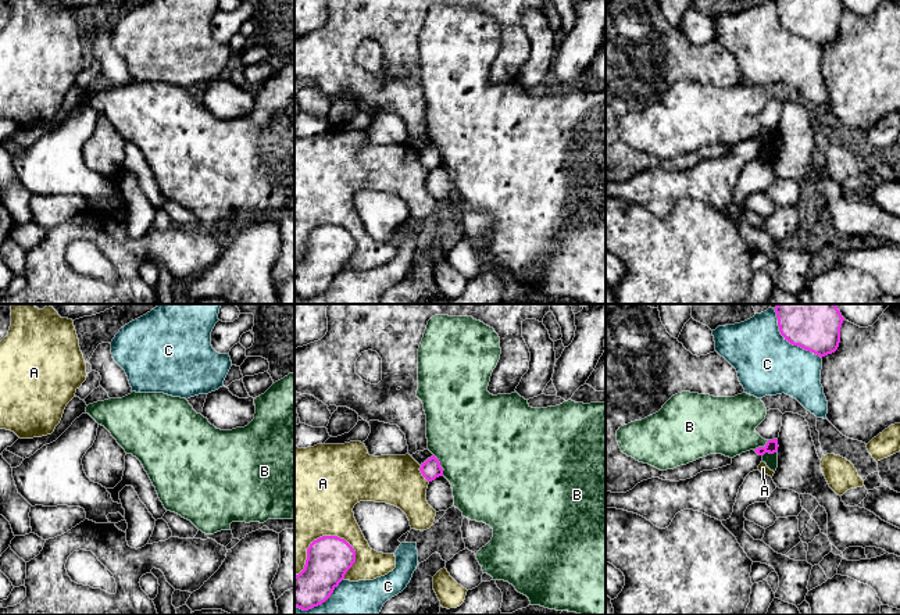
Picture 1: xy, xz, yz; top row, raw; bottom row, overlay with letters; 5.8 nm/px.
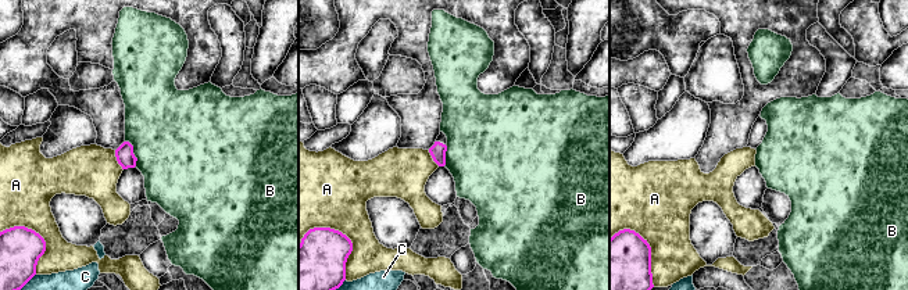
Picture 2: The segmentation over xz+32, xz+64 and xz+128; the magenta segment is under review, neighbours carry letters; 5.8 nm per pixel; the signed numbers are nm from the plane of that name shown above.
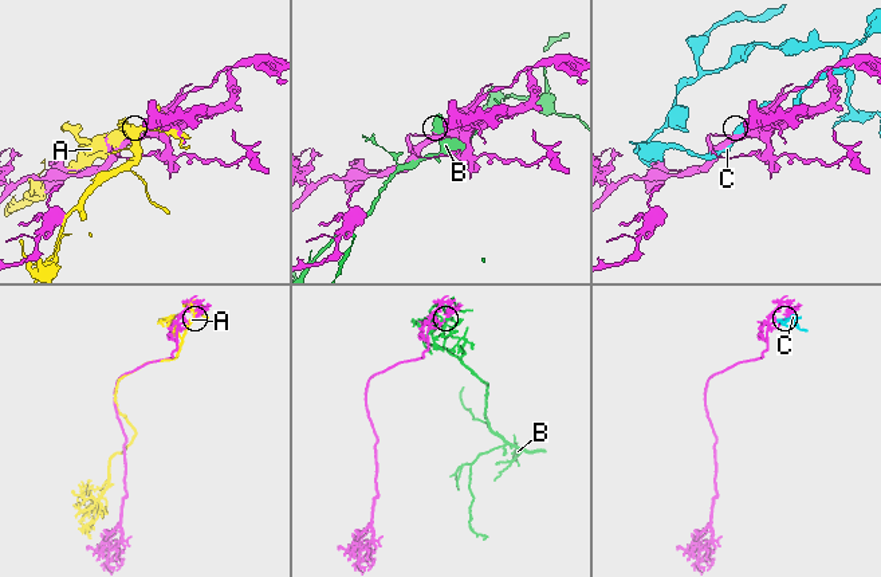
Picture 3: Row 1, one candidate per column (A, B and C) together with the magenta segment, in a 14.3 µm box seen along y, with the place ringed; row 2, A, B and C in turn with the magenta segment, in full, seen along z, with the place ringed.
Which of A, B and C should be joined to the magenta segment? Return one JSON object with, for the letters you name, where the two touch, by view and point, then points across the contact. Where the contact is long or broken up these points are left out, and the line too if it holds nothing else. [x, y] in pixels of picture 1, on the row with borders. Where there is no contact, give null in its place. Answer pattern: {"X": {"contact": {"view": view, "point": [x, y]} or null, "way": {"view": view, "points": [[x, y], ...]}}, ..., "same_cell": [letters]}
{"same_cell": []}

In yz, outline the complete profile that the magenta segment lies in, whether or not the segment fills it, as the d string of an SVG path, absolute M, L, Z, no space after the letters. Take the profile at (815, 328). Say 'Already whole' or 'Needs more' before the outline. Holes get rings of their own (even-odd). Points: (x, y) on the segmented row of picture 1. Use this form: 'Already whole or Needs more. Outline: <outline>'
Already whole. Outline: M778 304L781 335L821 358L838 350L844 321L836 304Z

